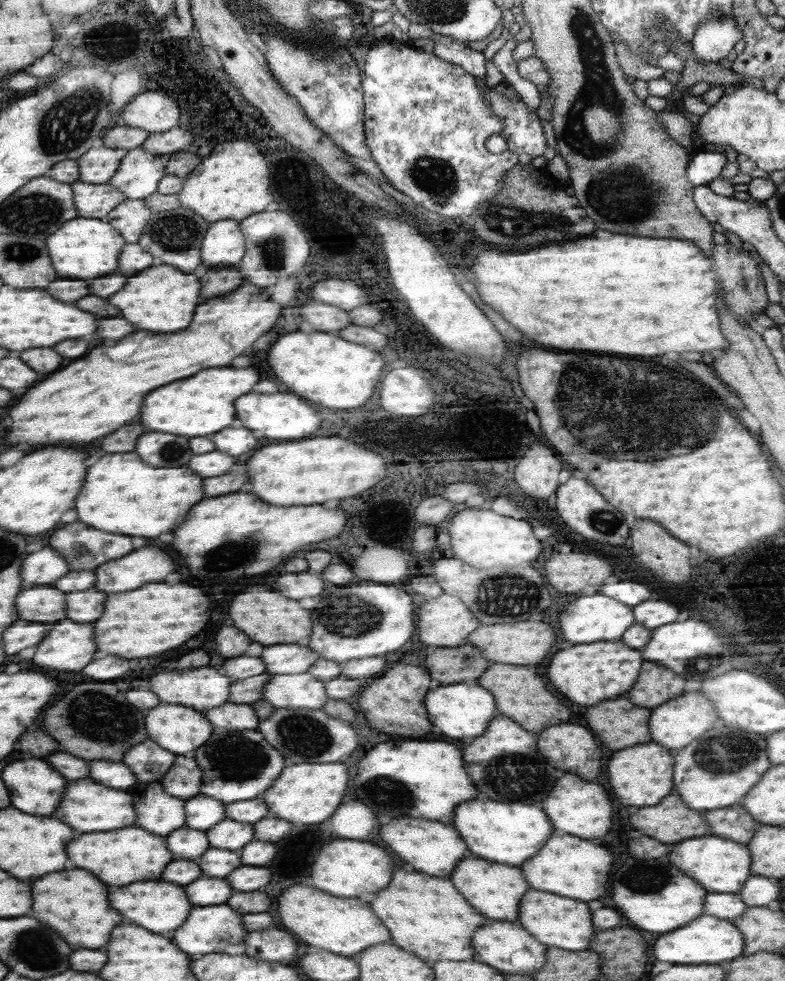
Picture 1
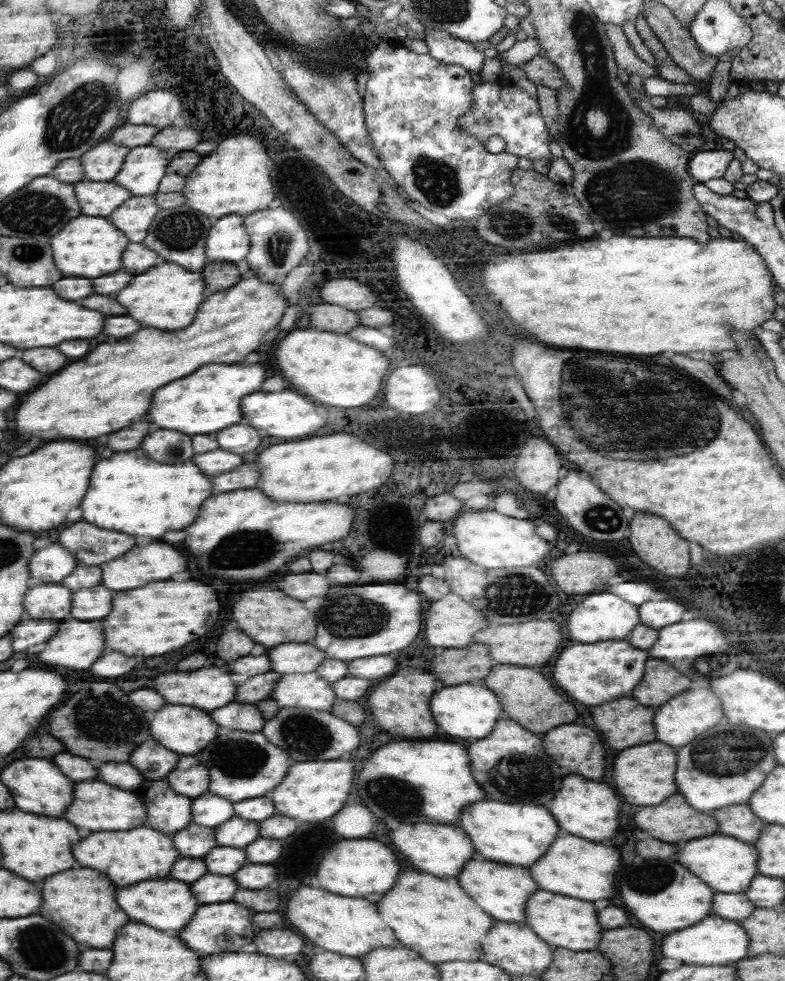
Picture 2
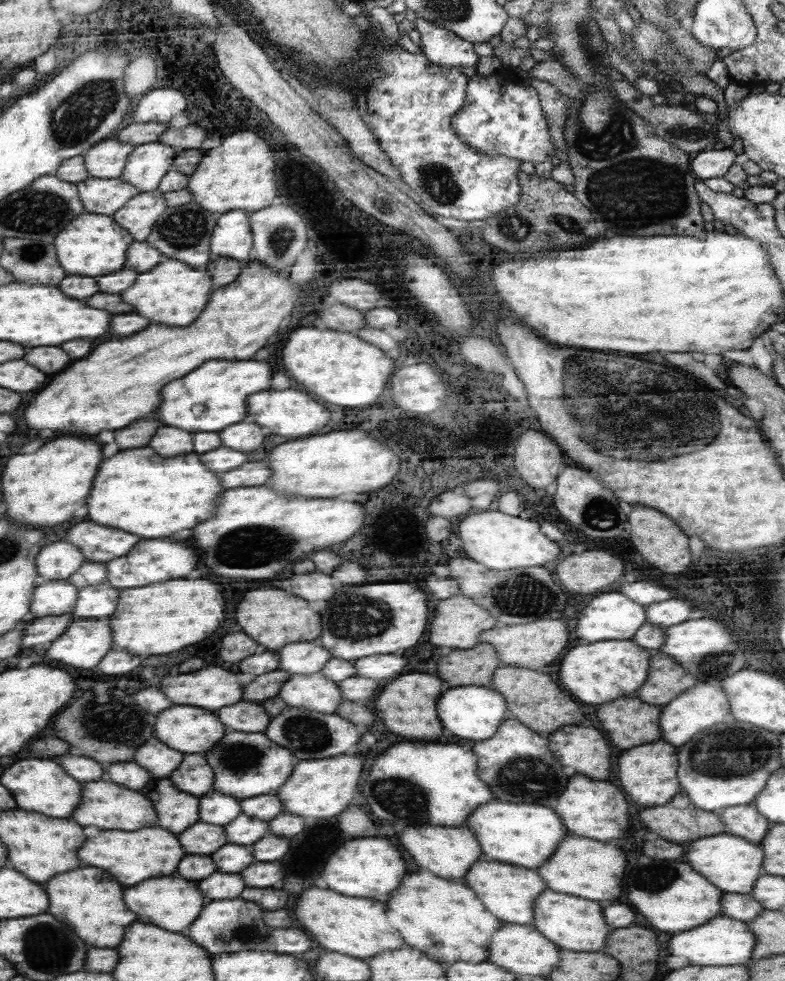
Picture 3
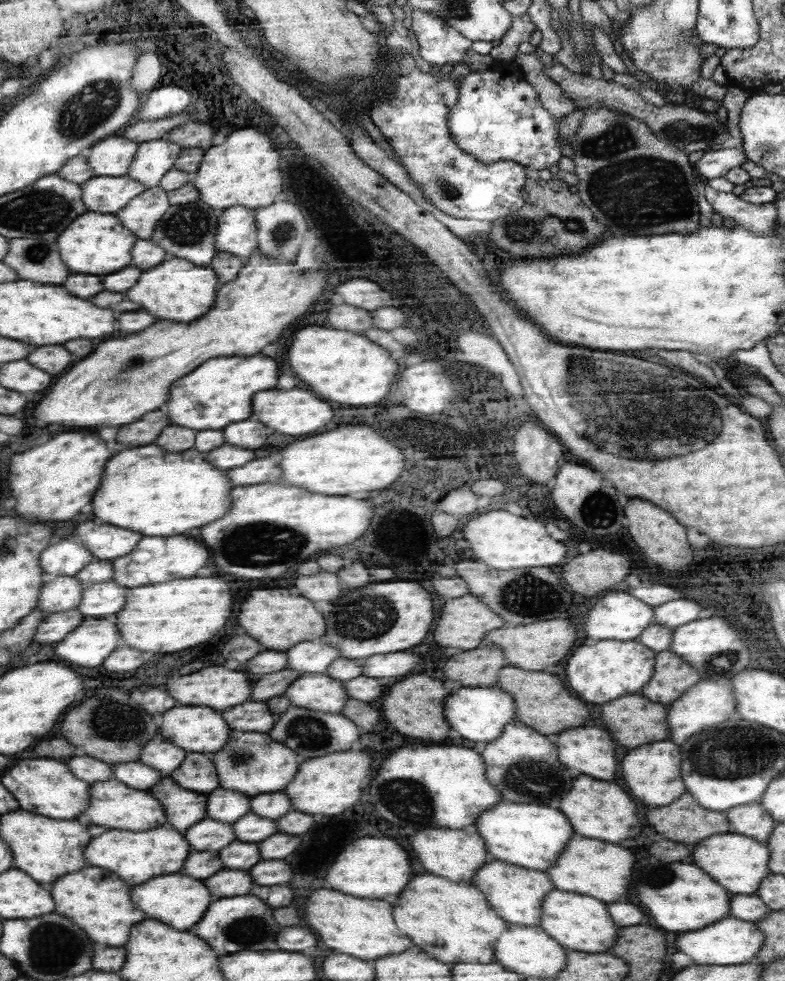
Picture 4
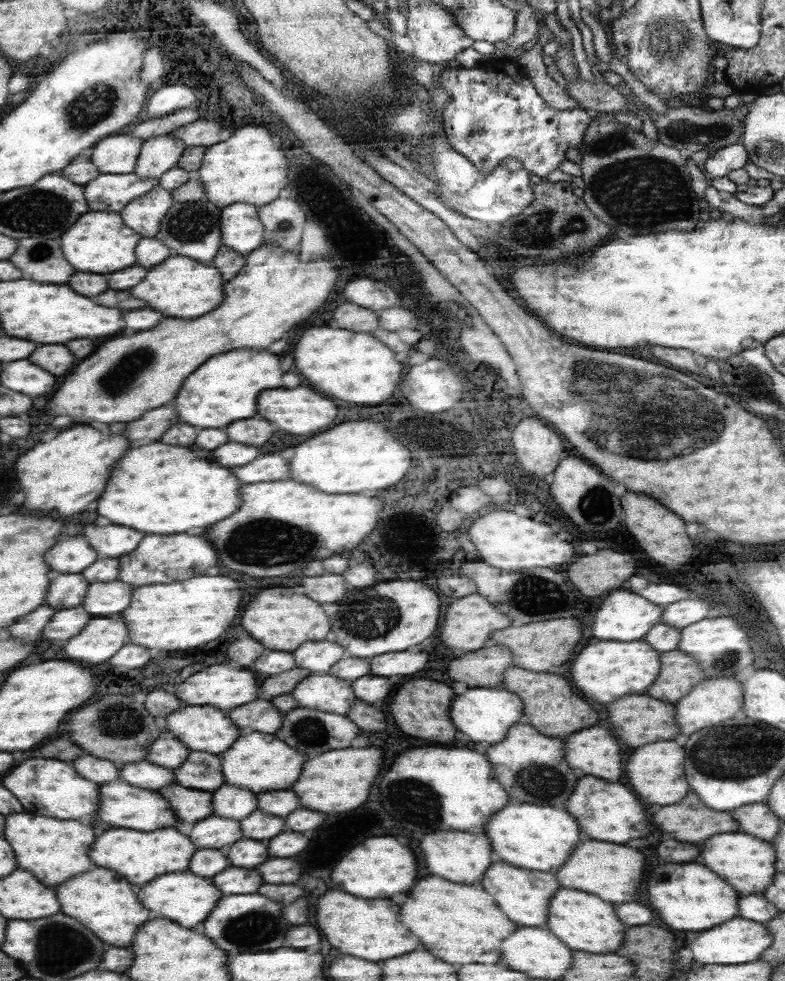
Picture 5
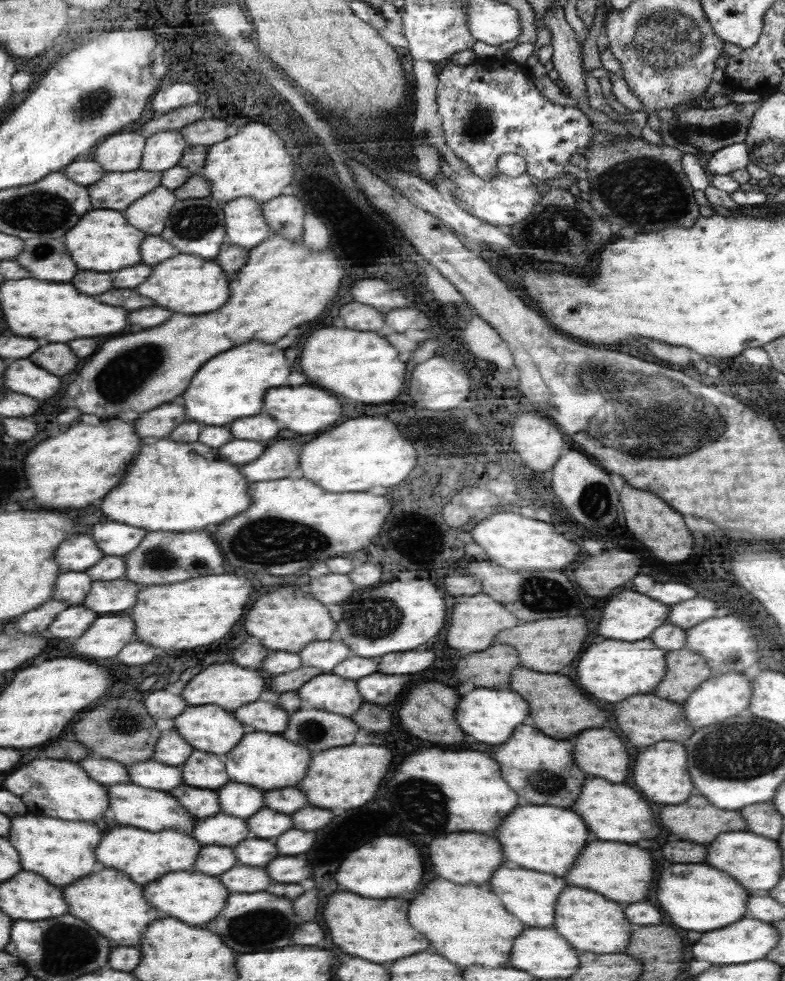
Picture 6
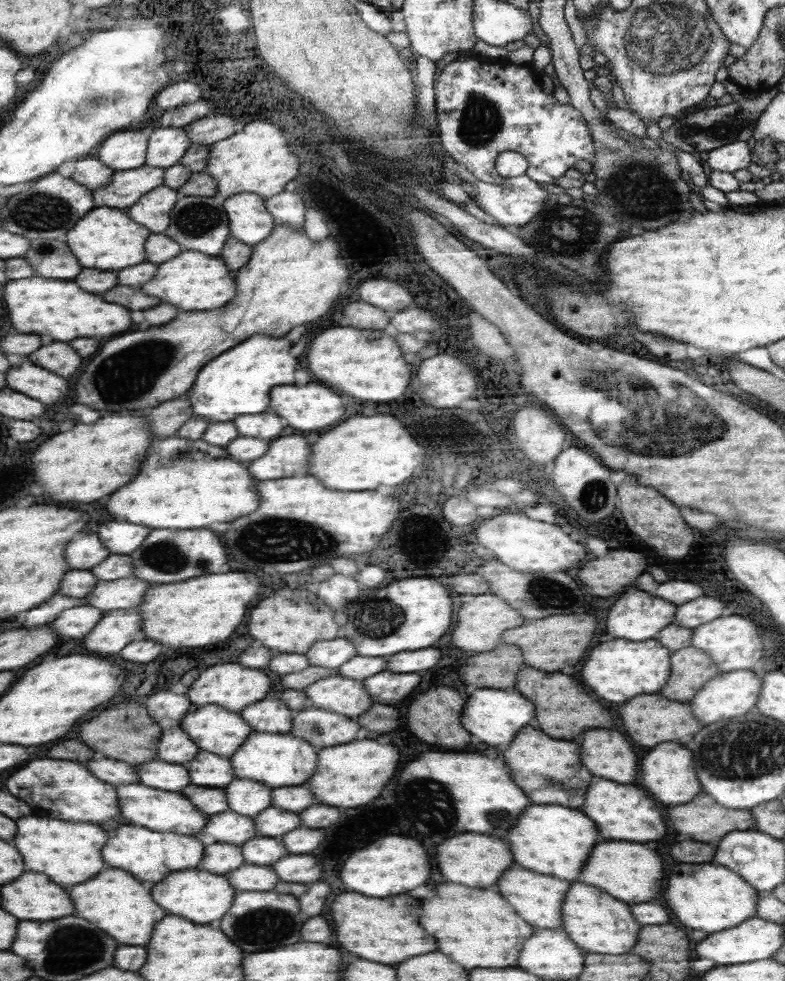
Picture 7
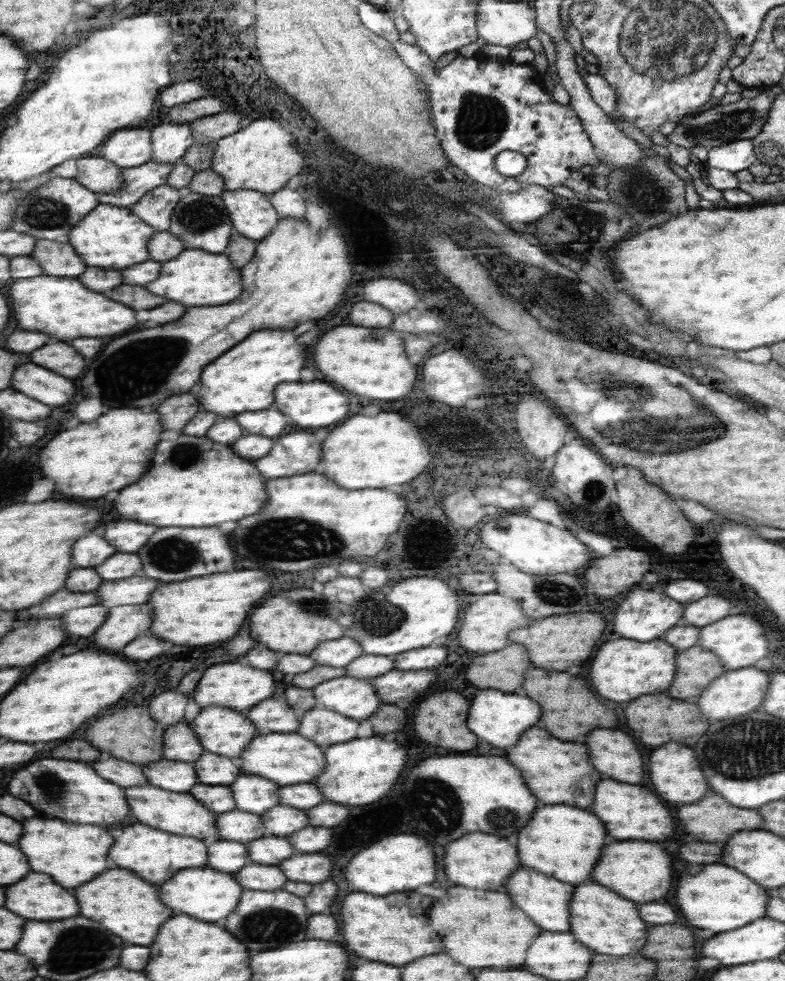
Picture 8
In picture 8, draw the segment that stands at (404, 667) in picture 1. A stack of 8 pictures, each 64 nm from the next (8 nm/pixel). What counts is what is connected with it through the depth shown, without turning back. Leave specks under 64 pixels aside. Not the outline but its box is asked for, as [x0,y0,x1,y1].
[412,690,480,752]

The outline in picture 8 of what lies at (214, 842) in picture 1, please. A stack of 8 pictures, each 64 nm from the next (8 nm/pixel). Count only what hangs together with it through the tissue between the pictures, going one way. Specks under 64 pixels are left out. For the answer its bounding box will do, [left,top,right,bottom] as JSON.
[261,804,311,837]

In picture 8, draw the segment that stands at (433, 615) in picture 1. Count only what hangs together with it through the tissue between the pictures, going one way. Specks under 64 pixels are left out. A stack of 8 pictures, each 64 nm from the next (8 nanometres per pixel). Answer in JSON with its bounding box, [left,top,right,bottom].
[458,594,532,654]

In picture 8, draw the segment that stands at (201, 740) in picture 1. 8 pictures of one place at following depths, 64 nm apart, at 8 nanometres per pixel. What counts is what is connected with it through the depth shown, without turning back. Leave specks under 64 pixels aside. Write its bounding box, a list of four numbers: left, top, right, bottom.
[189,708,259,760]

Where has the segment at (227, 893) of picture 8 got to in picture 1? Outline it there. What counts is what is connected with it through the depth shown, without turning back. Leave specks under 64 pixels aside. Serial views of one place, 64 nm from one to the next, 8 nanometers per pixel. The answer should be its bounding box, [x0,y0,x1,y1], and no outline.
[108,880,193,937]

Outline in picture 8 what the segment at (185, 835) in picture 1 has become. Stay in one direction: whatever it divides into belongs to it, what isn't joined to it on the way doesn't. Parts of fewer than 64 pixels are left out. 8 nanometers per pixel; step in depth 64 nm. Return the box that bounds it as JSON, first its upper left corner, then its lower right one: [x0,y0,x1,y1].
[218,808,266,844]

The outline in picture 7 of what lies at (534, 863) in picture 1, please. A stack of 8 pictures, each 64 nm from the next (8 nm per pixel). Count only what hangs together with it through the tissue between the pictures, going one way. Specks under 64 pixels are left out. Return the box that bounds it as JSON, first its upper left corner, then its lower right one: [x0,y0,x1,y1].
[584,842,664,904]

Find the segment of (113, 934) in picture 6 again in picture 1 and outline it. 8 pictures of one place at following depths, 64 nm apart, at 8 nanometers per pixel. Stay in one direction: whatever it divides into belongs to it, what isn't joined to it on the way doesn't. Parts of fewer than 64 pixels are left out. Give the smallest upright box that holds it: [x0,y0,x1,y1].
[32,868,122,950]

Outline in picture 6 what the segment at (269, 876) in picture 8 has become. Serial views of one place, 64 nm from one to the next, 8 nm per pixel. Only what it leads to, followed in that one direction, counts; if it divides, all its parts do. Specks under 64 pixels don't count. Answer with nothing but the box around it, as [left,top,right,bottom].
[219,864,272,893]

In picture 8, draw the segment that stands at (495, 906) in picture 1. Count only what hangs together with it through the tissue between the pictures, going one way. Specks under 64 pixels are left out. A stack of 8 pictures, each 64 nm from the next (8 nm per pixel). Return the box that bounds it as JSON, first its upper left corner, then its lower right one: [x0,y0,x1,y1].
[506,866,575,932]

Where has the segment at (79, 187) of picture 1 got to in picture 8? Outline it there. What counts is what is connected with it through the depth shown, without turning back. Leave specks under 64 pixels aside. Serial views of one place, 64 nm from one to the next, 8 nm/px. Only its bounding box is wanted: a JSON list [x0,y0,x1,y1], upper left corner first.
[98,162,176,208]

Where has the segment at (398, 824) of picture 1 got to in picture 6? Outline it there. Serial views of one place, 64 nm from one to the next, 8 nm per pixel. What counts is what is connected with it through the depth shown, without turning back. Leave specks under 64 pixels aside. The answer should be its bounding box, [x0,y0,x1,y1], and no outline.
[428,832,506,884]

